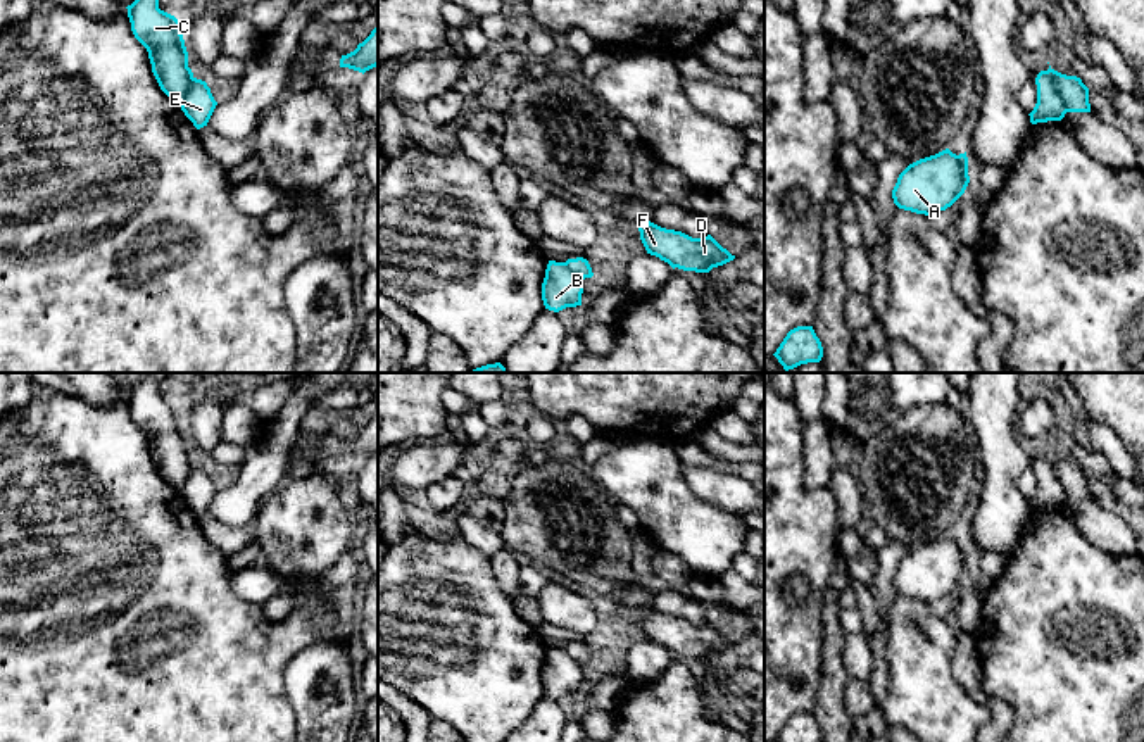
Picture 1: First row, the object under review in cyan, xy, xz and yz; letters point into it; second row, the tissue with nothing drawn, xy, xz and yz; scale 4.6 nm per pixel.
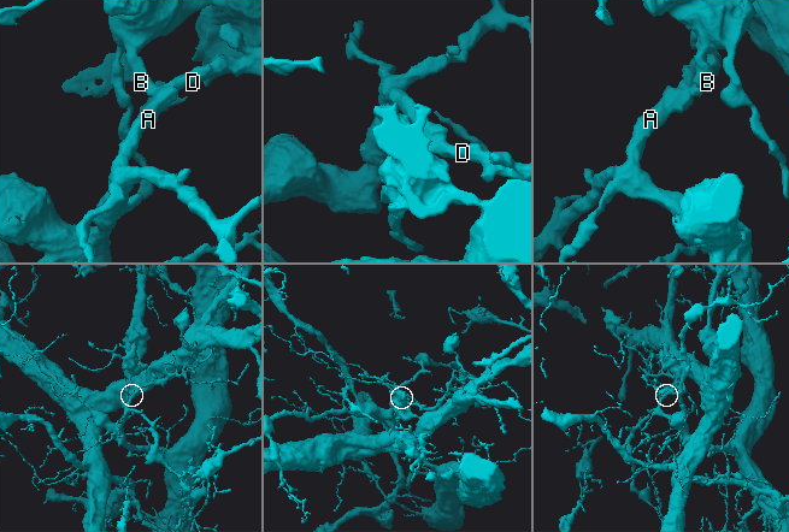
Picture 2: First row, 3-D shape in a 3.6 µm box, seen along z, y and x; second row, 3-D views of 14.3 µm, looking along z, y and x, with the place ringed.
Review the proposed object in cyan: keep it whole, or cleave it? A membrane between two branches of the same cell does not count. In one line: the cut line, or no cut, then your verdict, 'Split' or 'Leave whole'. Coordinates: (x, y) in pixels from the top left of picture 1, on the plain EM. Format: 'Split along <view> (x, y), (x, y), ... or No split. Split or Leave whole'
Split along yz (1048, 456), (1067, 497). Split

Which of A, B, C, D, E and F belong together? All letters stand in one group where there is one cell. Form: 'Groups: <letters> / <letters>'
Groups: A D E F / B C

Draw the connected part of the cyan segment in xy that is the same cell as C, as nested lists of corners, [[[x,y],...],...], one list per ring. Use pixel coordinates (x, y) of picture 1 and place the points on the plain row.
[[[141,373],[128,392],[135,424],[147,435],[160,476],[181,488],[193,468],[179,406],[159,395],[160,381],[171,373]]]

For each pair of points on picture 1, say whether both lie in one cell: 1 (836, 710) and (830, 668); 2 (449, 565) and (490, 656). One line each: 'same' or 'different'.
1: same
2: same

